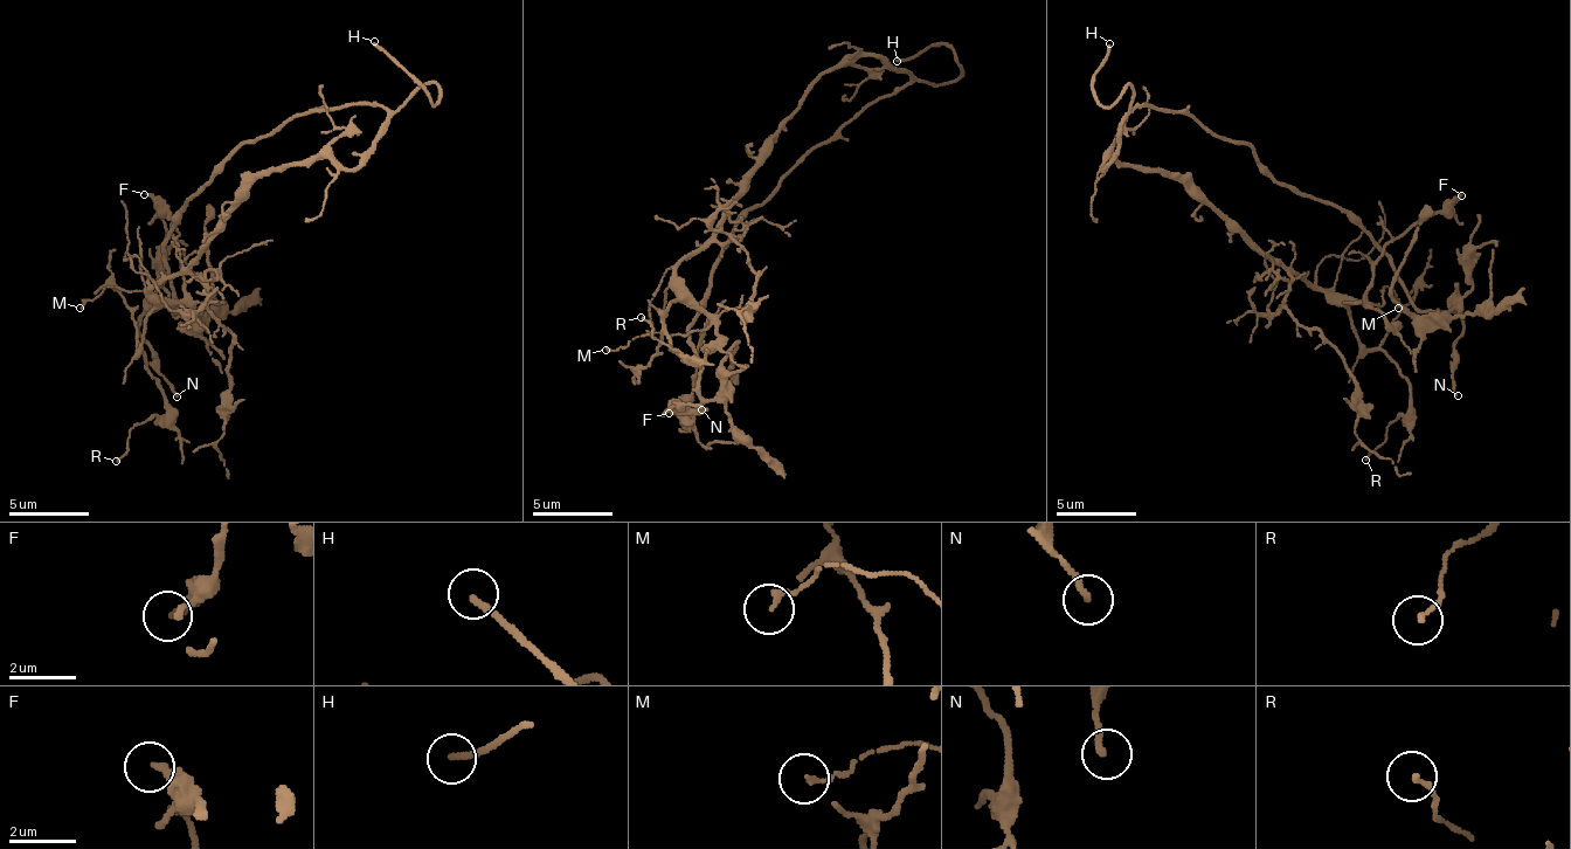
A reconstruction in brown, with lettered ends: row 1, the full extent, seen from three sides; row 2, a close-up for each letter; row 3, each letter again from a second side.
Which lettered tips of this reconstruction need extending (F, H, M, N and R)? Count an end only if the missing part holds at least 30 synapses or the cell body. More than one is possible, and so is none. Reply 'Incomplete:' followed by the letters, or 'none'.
Incomplete: H

